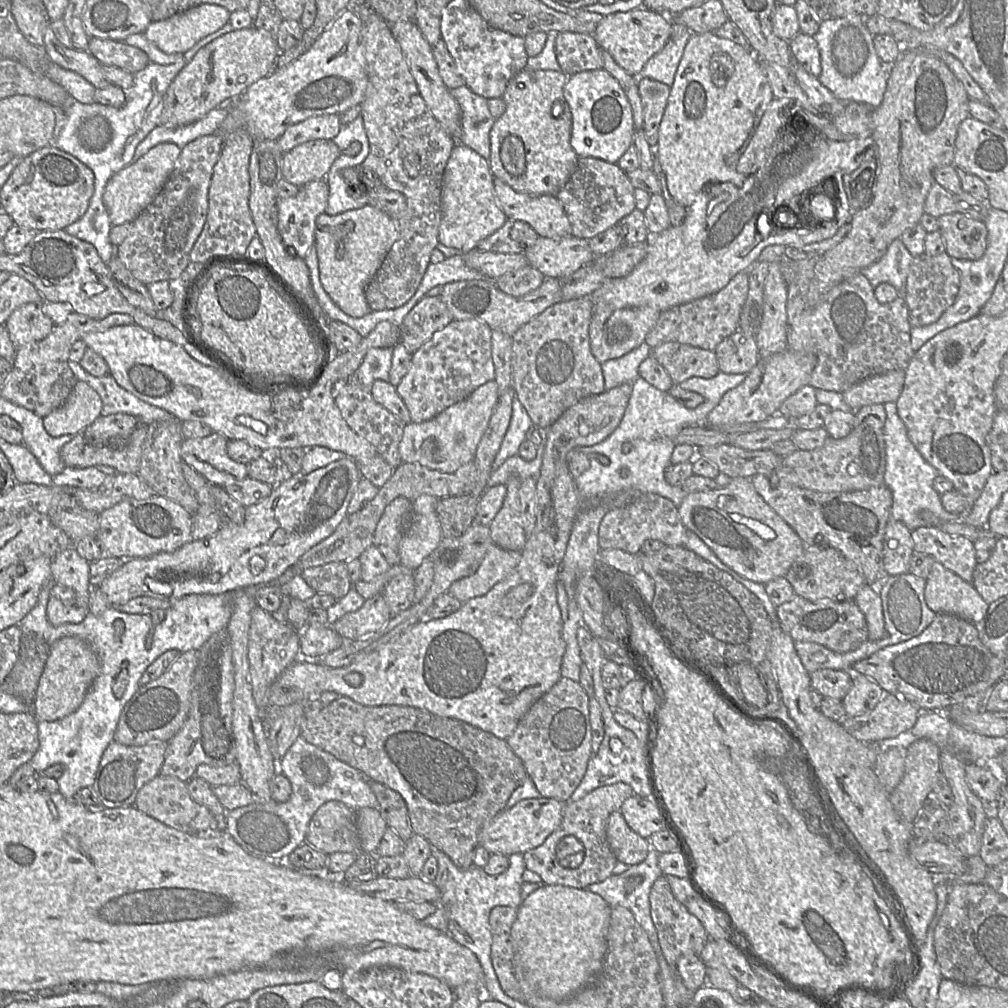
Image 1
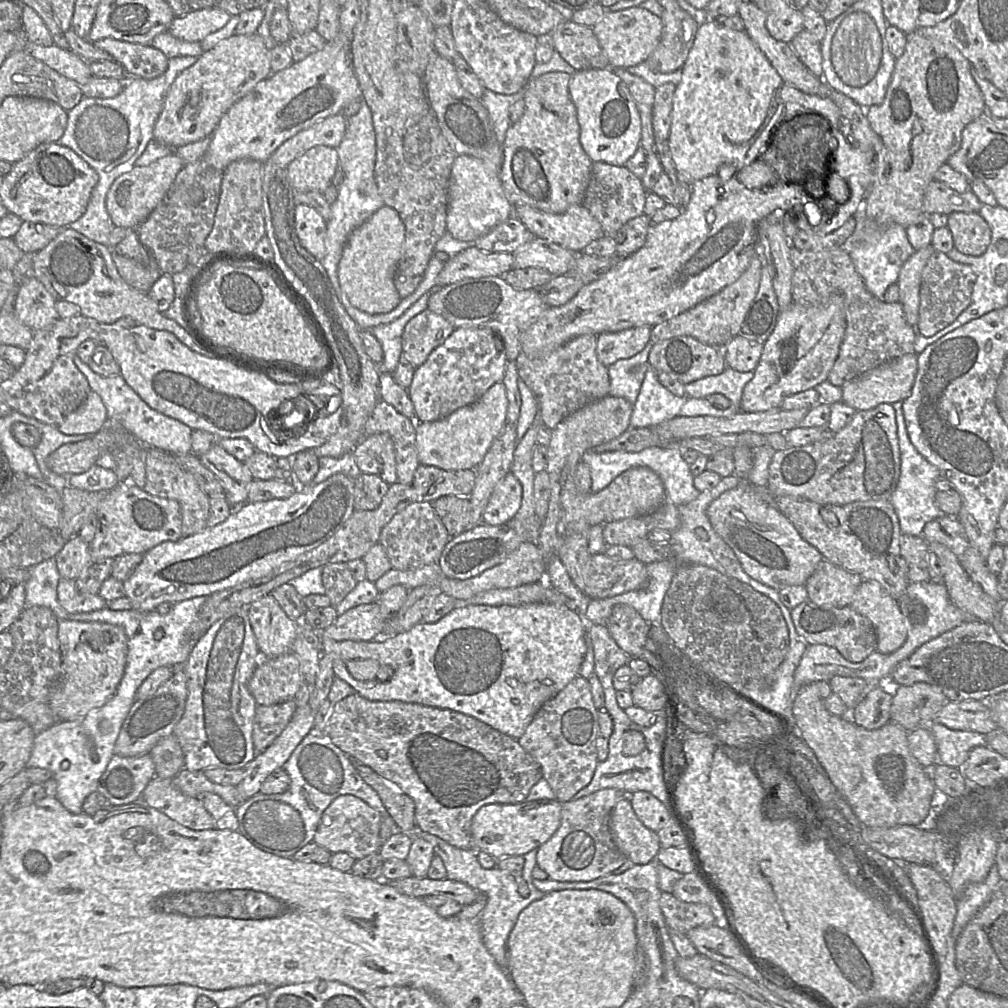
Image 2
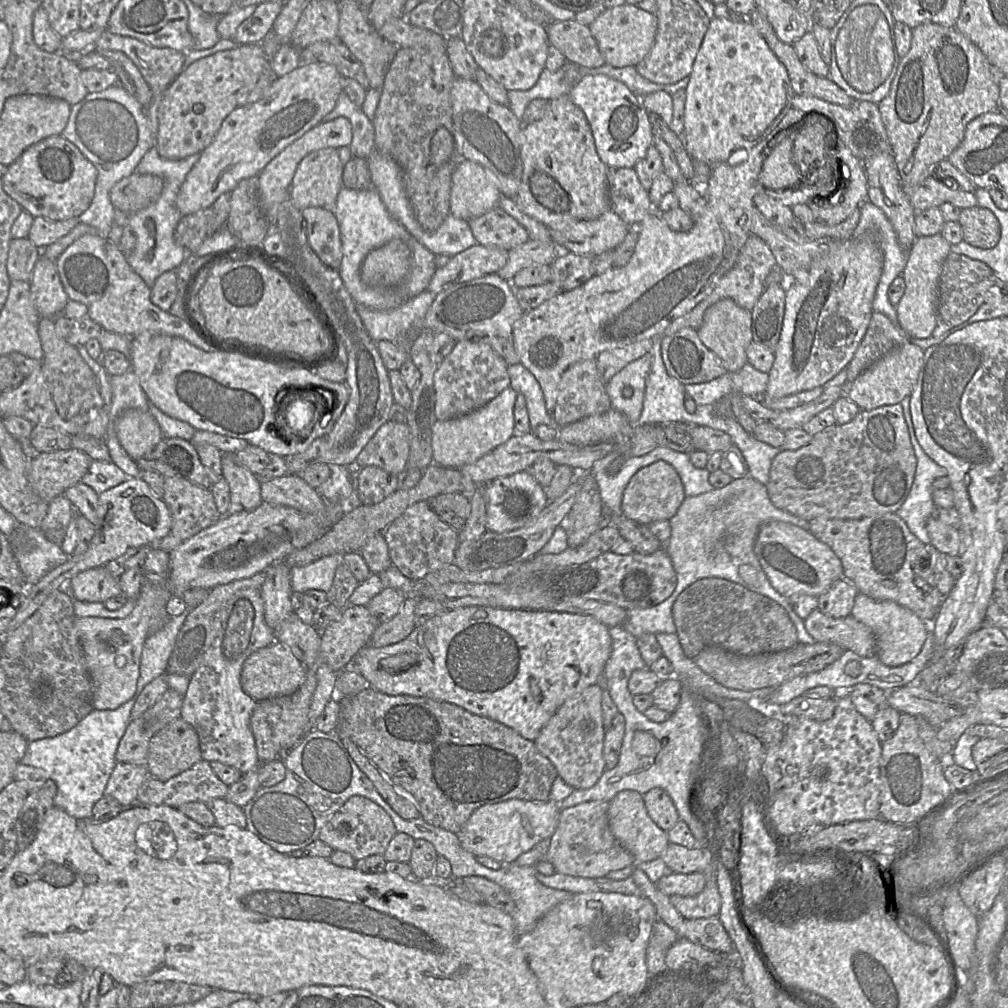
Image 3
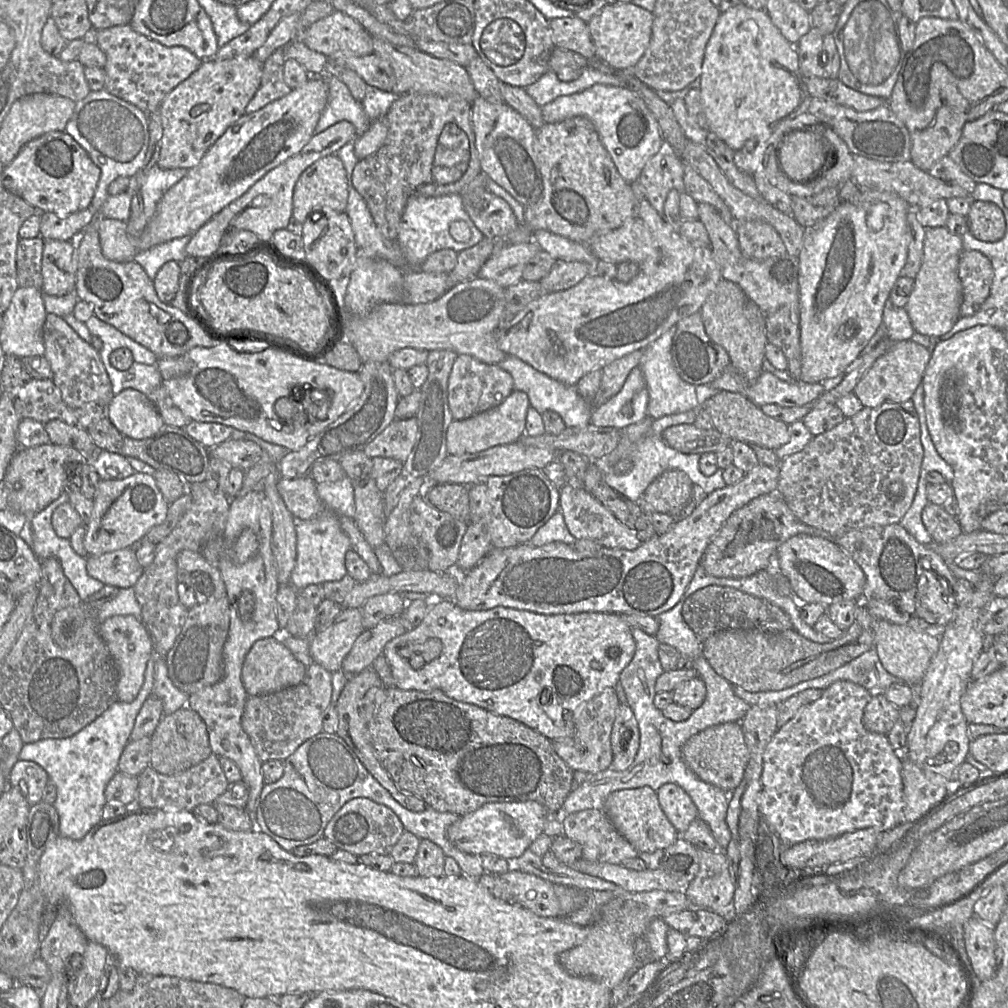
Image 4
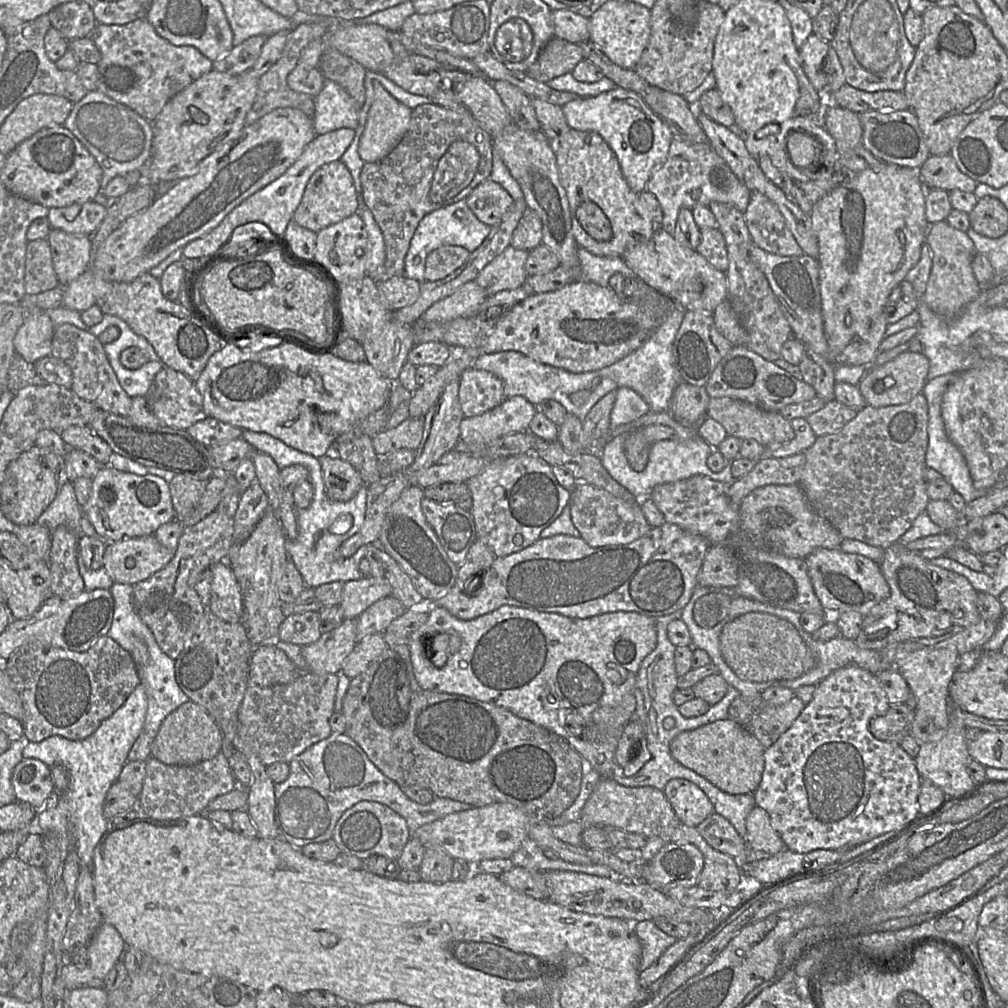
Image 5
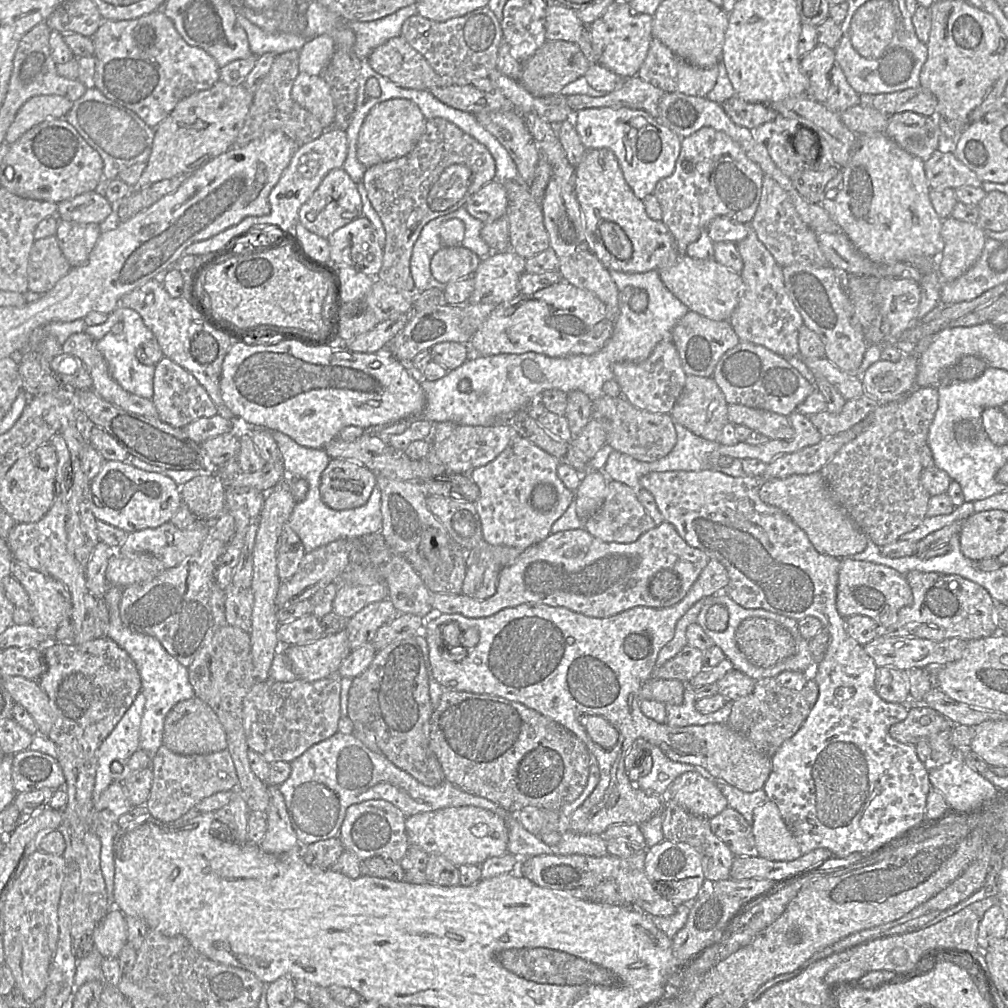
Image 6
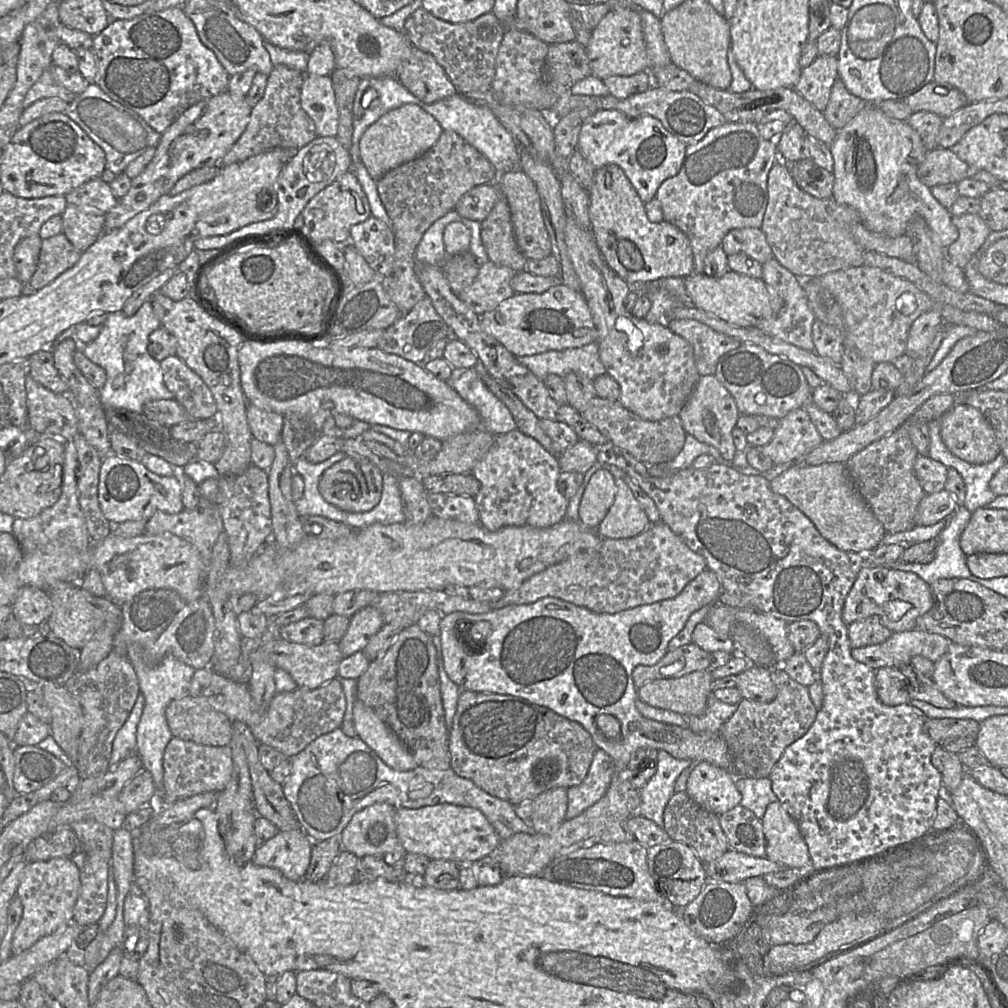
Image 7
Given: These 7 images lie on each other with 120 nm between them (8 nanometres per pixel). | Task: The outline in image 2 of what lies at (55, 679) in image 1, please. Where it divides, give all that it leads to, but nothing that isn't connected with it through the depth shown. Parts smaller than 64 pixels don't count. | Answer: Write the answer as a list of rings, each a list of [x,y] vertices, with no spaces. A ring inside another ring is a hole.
[[[59,621],[58,640],[62,653],[62,678],[49,706],[58,722],[82,720],[92,709],[105,705],[123,677],[128,638],[125,630],[103,622]]]

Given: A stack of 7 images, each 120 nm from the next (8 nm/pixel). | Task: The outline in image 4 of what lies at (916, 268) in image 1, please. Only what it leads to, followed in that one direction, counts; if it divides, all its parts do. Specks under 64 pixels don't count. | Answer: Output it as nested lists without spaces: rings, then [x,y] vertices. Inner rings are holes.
[[[963,250],[959,257],[958,277],[962,286],[960,317],[972,316],[989,296],[993,281],[991,262],[978,251]]]

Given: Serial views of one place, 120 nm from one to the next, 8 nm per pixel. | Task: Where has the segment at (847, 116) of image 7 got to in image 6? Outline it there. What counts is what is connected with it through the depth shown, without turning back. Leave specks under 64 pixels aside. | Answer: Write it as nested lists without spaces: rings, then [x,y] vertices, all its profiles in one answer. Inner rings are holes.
[[[835,64],[830,72],[829,95],[825,106],[833,113],[840,115],[859,103],[860,95],[849,85],[840,66]]]

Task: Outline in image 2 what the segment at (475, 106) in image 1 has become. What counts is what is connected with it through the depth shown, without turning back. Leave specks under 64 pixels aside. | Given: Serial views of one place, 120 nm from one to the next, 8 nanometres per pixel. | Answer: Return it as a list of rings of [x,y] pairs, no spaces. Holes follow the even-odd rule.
[[[485,89],[480,97],[480,101],[488,111],[497,139],[501,144],[512,124],[509,117],[509,108],[513,103],[521,100],[523,96],[523,89],[511,95],[494,93]]]

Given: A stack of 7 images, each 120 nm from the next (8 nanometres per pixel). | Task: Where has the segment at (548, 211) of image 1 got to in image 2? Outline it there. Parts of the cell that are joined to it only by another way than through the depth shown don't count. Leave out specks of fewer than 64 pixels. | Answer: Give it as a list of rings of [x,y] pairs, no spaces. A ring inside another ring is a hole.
[[[581,204],[571,206],[563,213],[553,214],[535,209],[528,205],[513,205],[513,215],[516,216],[535,237],[554,242],[574,253],[583,253],[590,246],[605,236],[600,223]]]

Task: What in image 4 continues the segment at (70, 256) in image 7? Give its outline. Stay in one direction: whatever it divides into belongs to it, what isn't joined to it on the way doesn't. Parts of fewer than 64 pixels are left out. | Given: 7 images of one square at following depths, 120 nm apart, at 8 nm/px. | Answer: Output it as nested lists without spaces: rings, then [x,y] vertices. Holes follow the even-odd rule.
[[[40,236],[19,240],[16,251],[16,271],[19,287],[34,287],[41,290],[44,245],[45,240]]]

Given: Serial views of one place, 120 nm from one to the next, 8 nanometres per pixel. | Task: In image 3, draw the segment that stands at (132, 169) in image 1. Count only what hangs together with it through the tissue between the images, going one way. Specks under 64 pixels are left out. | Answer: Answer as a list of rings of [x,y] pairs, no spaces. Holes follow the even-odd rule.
[[[134,172],[112,187],[110,200],[117,211],[130,215],[155,202],[163,187],[164,182],[161,177]]]

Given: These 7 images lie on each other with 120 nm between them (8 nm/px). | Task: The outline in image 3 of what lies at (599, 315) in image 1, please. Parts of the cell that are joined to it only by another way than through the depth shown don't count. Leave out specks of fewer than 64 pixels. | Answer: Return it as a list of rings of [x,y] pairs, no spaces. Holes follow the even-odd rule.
[[[659,336],[634,342],[624,347],[602,351],[596,358],[598,373],[602,381],[607,384],[611,378],[626,365],[647,354],[651,350],[654,343],[654,338],[656,337]]]

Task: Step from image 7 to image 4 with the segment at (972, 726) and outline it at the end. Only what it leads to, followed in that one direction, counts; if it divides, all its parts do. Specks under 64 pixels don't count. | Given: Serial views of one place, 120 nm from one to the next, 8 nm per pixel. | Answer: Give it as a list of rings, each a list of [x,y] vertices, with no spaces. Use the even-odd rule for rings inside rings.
[[[882,691],[872,692],[863,711],[863,725],[870,732],[887,735],[900,719],[900,710],[889,702]]]

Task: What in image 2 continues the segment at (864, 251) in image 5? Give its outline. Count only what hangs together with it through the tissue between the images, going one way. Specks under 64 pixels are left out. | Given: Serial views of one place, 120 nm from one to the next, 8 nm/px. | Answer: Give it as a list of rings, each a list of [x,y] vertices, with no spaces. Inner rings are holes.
[[[834,294],[826,304],[821,305],[802,305],[792,301],[791,305],[787,309],[780,312],[774,331],[763,343],[763,353],[756,369],[754,370],[754,377],[746,384],[743,390],[740,410],[746,413],[778,410],[786,397],[814,388],[816,385],[825,382],[838,357],[840,346],[845,335],[845,330],[846,319],[844,311],[844,298],[841,294]]]

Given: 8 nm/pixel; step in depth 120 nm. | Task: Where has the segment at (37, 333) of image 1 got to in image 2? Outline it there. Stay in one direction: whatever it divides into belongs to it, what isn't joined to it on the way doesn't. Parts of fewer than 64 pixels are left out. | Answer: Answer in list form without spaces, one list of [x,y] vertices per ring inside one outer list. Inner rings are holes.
[[[33,275],[18,280],[20,283],[17,286],[15,314],[19,321],[29,327],[33,332],[55,322],[59,318],[55,307],[57,299]]]

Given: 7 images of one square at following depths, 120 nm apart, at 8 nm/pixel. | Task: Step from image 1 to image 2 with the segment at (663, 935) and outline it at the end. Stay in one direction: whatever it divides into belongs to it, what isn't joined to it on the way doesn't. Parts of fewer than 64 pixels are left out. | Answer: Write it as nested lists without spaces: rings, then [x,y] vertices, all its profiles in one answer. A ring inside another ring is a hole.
[[[662,892],[659,906],[669,930],[687,934],[693,928],[709,927],[716,923],[708,905],[683,902],[672,893]]]

